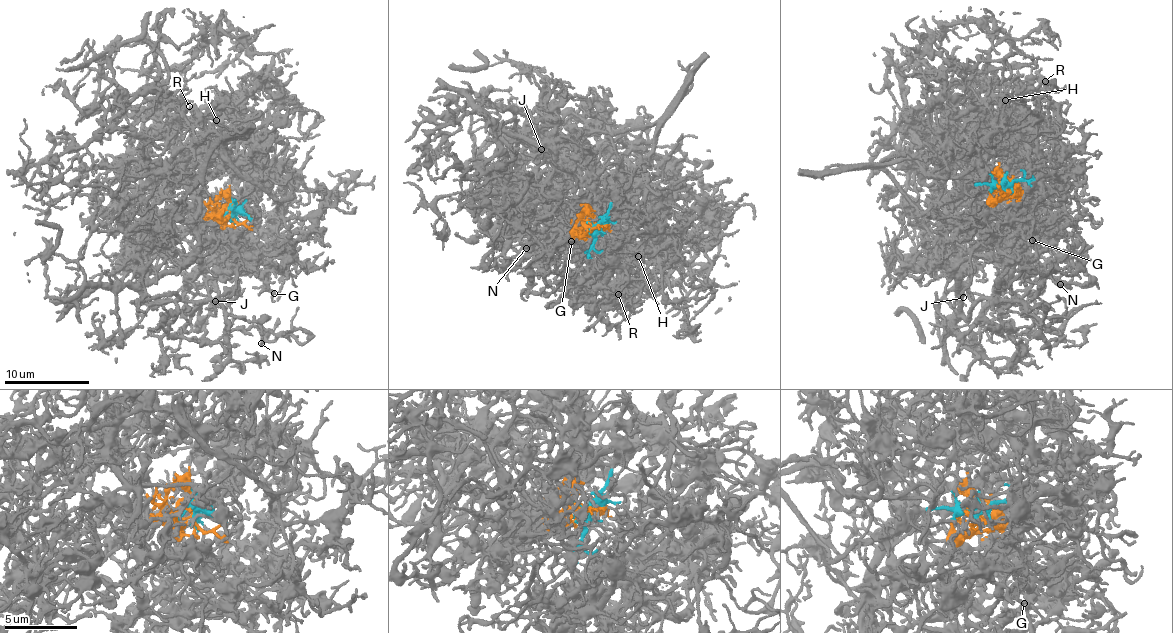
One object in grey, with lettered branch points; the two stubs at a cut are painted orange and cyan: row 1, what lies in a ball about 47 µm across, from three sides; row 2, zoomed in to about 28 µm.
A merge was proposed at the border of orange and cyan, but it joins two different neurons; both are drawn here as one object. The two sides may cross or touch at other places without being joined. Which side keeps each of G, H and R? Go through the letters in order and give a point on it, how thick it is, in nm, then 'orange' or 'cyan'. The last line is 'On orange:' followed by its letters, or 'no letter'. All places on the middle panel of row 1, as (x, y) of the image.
G: at (571, 241); 130 nm thick; orange
H: at (638, 256); 100 nm thick; orange
R: at (618, 294); 240 nm thick; orange
On orange: G, H, R

